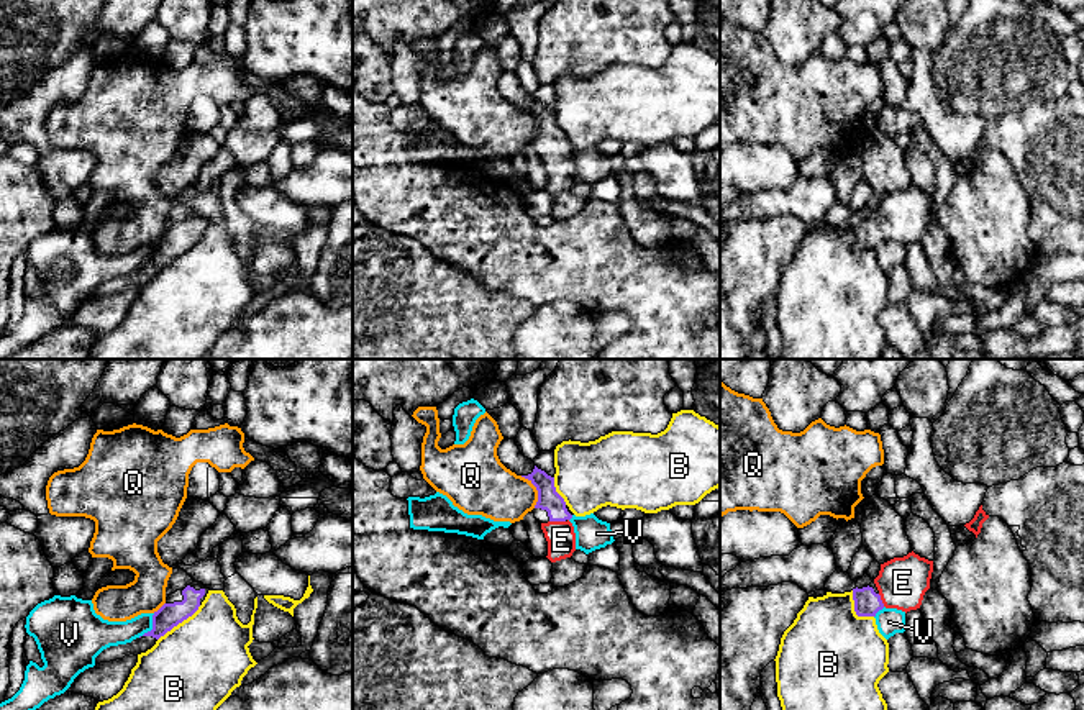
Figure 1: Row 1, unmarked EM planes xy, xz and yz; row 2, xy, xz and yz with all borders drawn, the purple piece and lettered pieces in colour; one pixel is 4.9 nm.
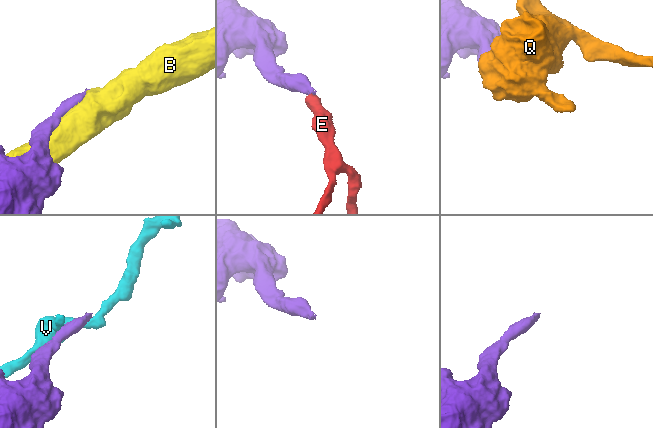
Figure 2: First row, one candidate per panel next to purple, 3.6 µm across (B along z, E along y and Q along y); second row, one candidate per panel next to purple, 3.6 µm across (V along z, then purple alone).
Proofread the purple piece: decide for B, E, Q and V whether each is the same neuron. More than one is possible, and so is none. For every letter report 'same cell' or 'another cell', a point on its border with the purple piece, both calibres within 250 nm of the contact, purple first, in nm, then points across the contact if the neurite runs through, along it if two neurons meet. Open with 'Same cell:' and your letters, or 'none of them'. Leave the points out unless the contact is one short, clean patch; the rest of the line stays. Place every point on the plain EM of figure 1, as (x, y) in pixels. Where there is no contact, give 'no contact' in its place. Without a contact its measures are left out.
Same cell: E
B: another cell; meets purple in xy at (179, 254); 120 nm thick on the purple side, 440 nm on the other
E: same cell; meets purple in xz at (558, 153); 110 nm thick on the purple side, 140 nm on the other; runs through xz (548, 131), (556, 140), (558, 153), (561, 172)
Q: another cell; meets purple in xz at (537, 122); 110 nm thick on the purple side, 280 nm on the other; border along xz (520, 109), (537, 123), (535, 140)
V: another cell; meets purple in xy at (153, 261); 120 nm thick on the purple side, 140 nm on the other

